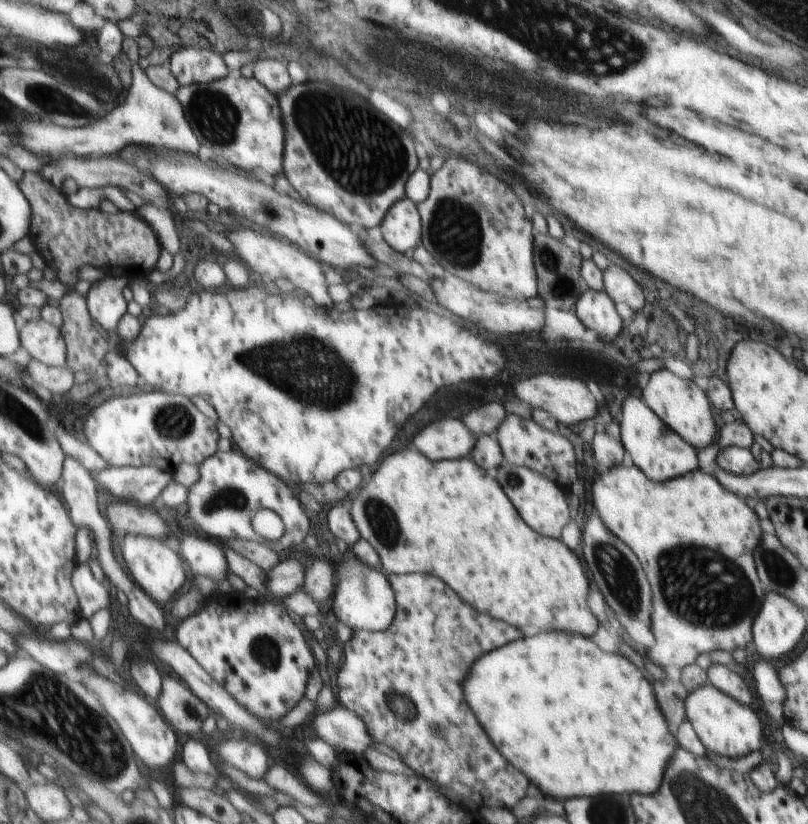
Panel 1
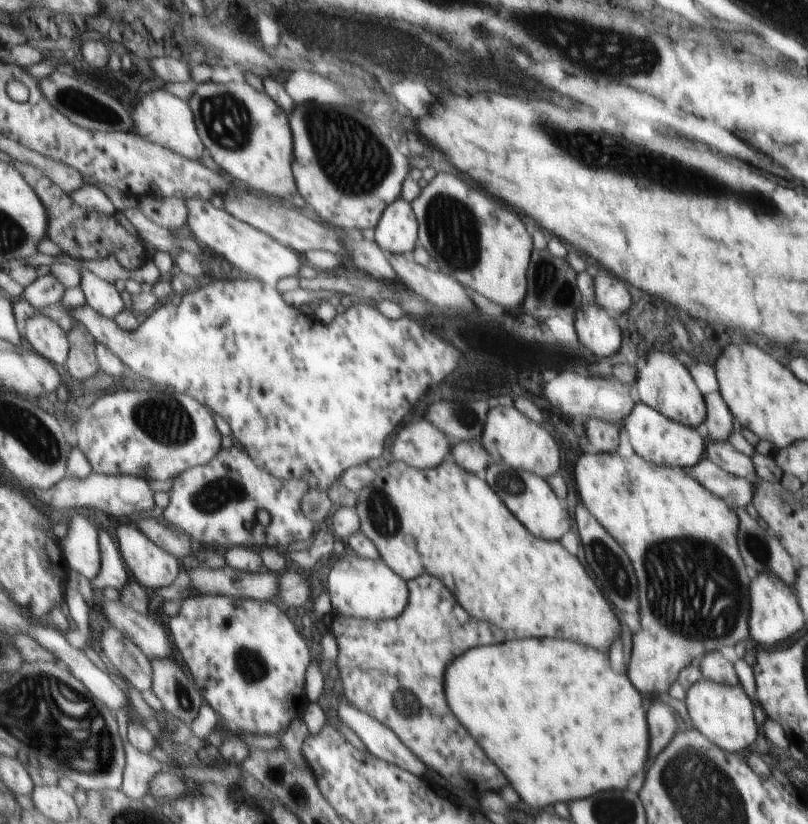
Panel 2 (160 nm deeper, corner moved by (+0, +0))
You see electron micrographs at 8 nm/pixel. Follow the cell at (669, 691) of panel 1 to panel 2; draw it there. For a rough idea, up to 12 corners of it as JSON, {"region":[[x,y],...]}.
{"region":[[655,701],[647,710],[647,764],[671,740],[678,717]]}

